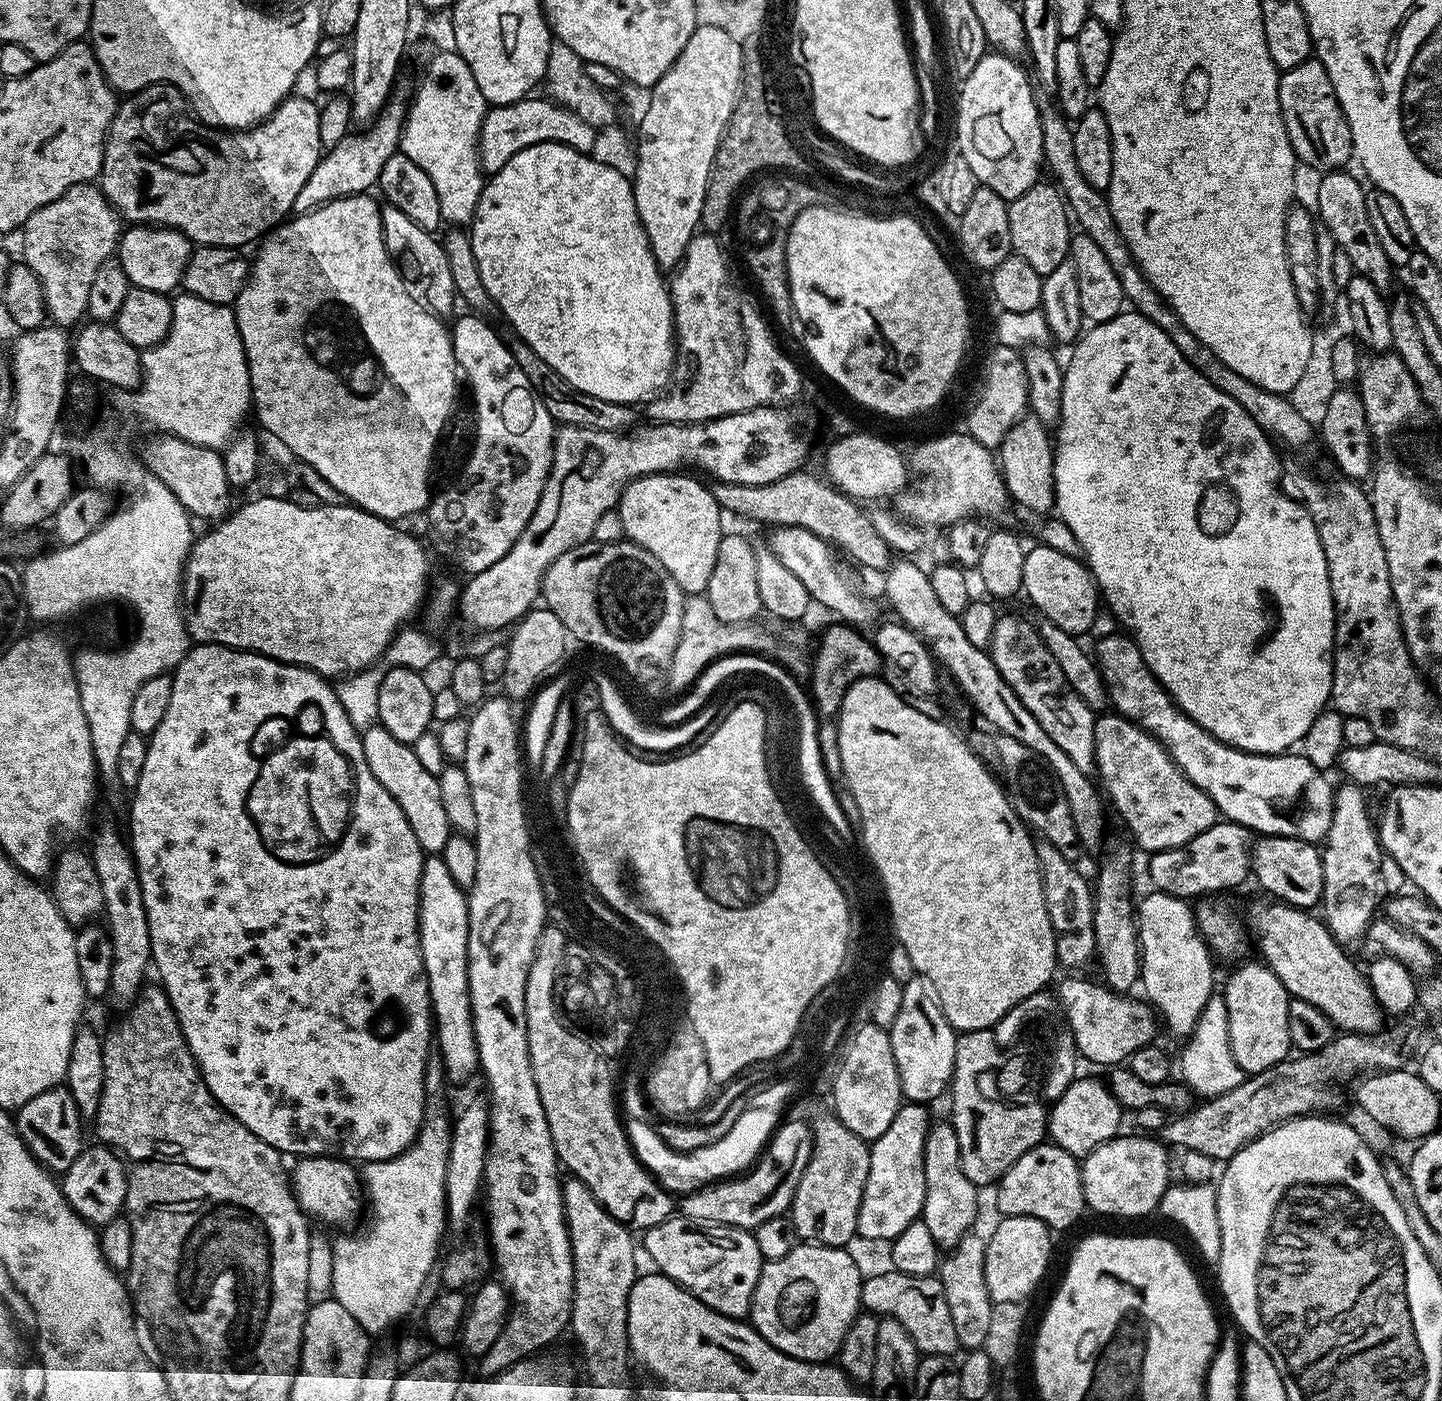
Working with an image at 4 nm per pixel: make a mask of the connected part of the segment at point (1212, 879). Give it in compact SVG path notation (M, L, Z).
M1217 822L1210 826L1210 830L1202 830L1198 838L1190 838L1190 842L1182 846L1151 853L1147 857L1151 887L1155 891L1183 898L1224 894L1227 888L1236 888L1250 880L1253 843L1253 833L1241 824Z

